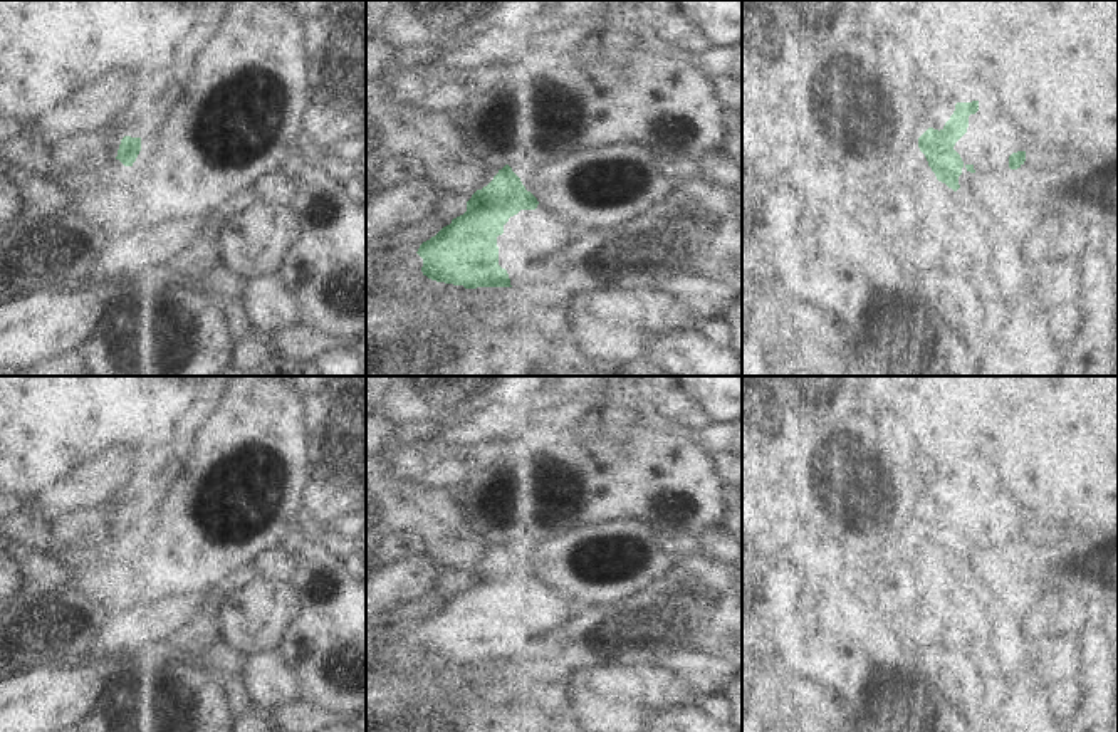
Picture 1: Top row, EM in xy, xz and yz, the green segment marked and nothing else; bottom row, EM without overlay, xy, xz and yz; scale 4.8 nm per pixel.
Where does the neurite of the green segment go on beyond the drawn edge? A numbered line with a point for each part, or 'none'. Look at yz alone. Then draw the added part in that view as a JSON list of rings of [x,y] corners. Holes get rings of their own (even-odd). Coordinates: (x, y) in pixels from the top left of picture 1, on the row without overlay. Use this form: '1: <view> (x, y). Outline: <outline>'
1: yz (935, 486). Outline: [[[937,465],[922,472],[920,495],[933,505],[943,505],[953,487],[955,480]]]

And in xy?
none.

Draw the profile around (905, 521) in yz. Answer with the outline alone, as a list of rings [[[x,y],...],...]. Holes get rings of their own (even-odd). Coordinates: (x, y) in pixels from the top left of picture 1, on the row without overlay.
[[[900,504],[880,507],[878,512],[885,515],[901,532],[901,536],[917,549],[917,552],[923,554],[928,559],[932,566],[942,569],[948,564],[945,559],[937,556],[935,549],[928,542],[925,531],[918,524],[918,514],[905,509]]]

